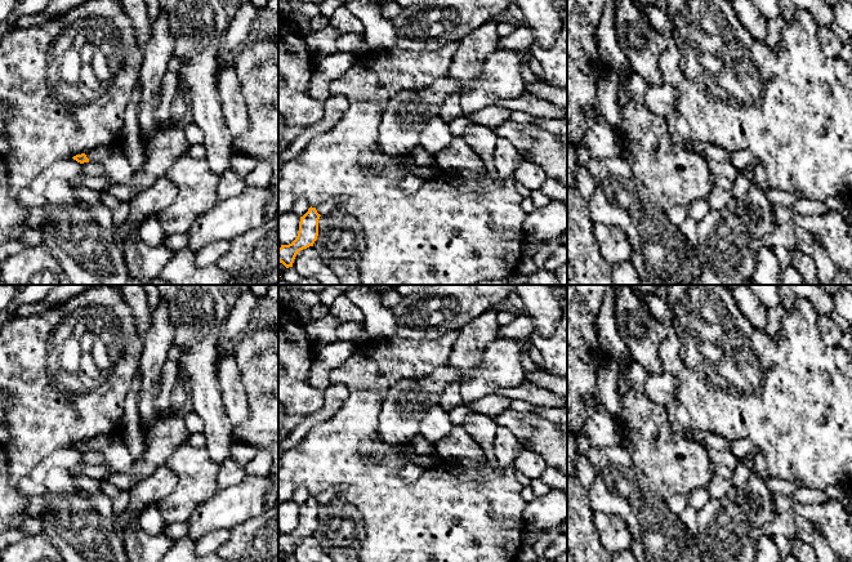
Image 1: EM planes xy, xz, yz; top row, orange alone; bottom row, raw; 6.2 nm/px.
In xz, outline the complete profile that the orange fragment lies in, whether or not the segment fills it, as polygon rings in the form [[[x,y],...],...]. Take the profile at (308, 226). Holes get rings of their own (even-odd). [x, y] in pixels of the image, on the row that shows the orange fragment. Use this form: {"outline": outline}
{"outline": [[[311,206],[308,211],[300,217],[296,238],[289,245],[281,245],[278,249],[278,262],[286,268],[293,267],[294,259],[300,250],[313,246],[318,236],[320,217],[316,208]]]}

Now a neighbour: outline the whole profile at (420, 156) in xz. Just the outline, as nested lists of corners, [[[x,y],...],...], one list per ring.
[[[416,146],[410,156],[420,166],[429,166],[434,162],[434,156],[425,151],[421,146]]]

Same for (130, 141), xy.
[[[140,85],[134,89],[131,102],[125,110],[124,128],[119,143],[125,151],[129,164],[135,173],[140,173],[146,165],[146,152],[142,147],[138,106],[140,101]]]

